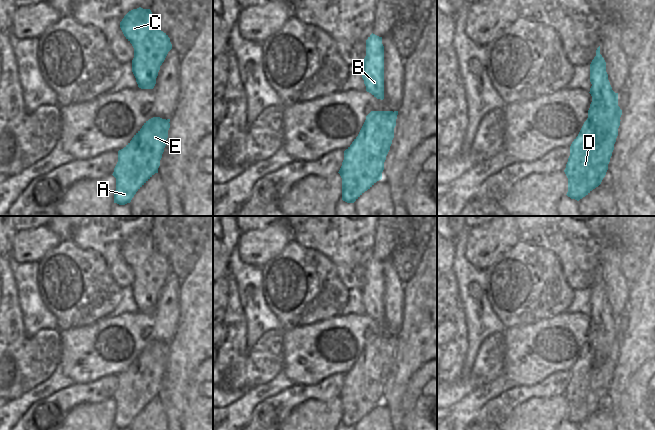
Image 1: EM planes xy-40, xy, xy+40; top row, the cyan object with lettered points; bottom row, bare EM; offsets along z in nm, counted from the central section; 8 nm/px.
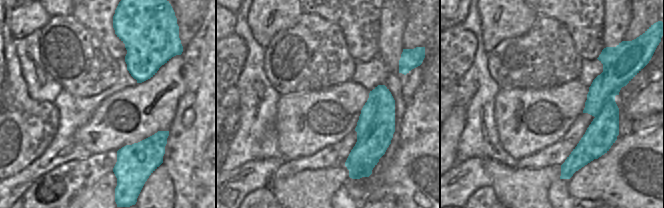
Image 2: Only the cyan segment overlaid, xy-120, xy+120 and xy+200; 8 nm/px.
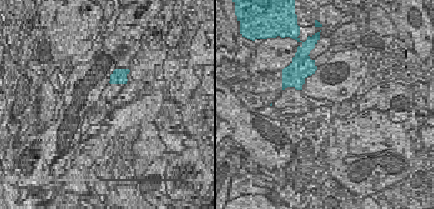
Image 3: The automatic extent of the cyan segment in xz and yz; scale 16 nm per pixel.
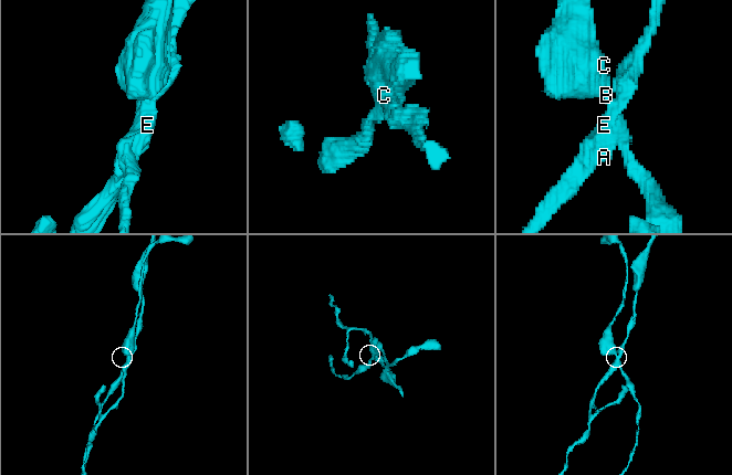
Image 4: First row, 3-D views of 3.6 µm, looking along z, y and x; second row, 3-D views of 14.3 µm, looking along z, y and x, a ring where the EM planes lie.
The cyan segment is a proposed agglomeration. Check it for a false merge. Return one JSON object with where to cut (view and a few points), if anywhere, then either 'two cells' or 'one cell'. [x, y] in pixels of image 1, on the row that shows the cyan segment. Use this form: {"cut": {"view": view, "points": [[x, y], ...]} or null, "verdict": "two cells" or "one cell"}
{"cut": {"view": "xy+40", "points": [[588, 116], [597, 138], [607, 133], [613, 120], [619, 123]]}, "verdict": "two cells"}

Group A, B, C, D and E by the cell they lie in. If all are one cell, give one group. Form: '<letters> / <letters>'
A D E / B C

